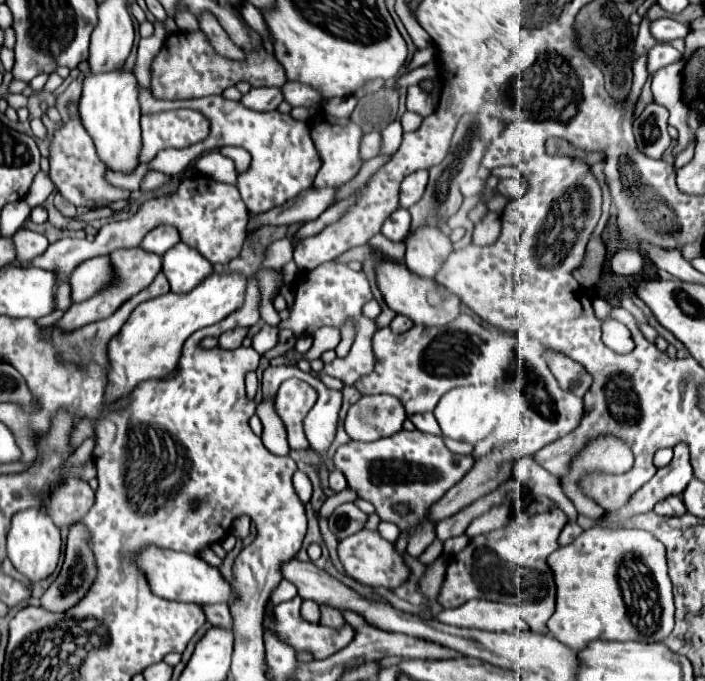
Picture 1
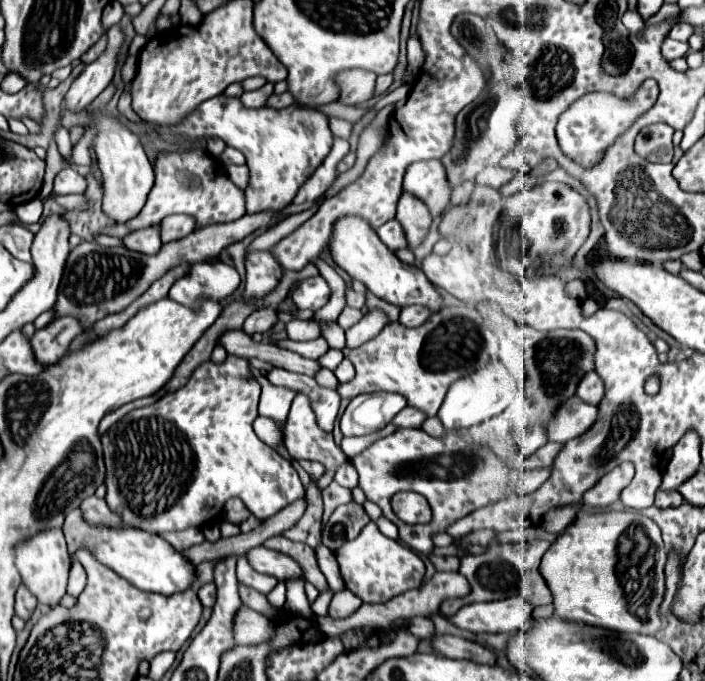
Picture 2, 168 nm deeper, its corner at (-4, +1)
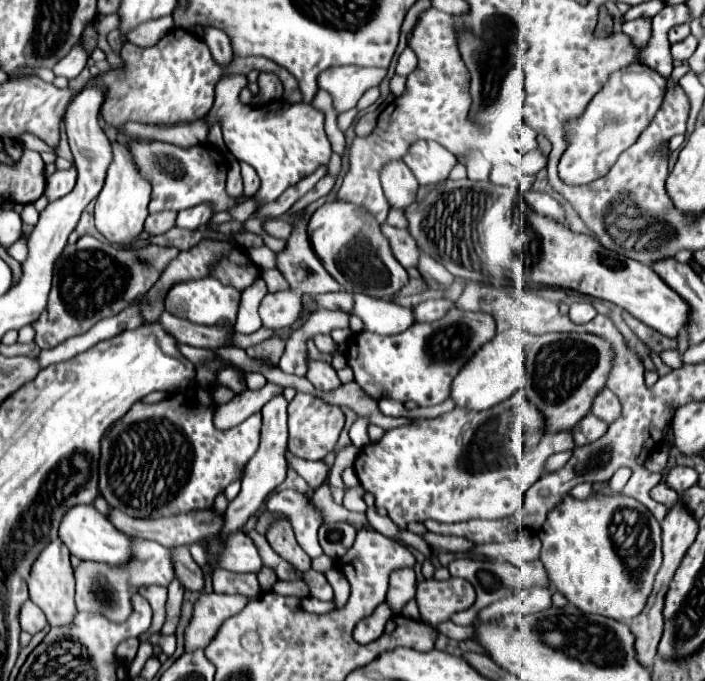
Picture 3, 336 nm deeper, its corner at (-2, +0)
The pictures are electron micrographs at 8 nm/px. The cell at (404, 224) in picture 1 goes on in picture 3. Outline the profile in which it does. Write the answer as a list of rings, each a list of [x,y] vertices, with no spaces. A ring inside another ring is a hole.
[[[383,225],[383,233],[387,235],[389,243],[391,243],[391,249],[397,257],[397,261],[409,269],[409,267],[417,267],[419,263],[419,247],[415,243],[415,239],[405,231],[405,229],[397,229],[397,227],[391,227],[391,225]]]

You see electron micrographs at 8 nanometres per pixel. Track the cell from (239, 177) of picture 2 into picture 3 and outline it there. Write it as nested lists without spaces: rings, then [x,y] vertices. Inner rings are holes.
[[[241,163],[241,175],[243,175],[243,183],[245,183],[245,195],[255,195],[259,191],[259,185],[261,185],[261,179],[259,175],[255,173],[255,169],[247,163]]]

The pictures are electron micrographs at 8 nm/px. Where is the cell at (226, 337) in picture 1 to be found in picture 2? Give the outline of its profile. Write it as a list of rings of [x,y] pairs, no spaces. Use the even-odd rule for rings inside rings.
[[[265,308],[265,310],[255,310],[253,314],[247,316],[245,324],[243,324],[243,332],[247,336],[255,334],[255,332],[267,332],[273,324],[277,322],[277,312],[273,308]]]

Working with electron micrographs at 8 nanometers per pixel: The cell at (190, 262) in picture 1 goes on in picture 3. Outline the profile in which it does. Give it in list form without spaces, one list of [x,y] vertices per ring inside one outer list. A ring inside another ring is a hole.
[[[203,277],[203,279],[185,281],[185,283],[171,287],[165,297],[165,309],[169,313],[183,317],[183,319],[189,319],[197,325],[217,325],[217,327],[231,327],[233,329],[235,319],[237,319],[237,311],[239,311],[239,301],[241,301],[241,293],[237,289],[221,285],[213,277]]]

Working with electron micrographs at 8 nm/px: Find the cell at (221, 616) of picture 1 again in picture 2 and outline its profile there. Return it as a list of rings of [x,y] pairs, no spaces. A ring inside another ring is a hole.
[[[205,584],[205,586],[201,586],[201,588],[199,588],[199,592],[197,592],[197,594],[199,594],[199,600],[201,600],[201,604],[203,604],[203,606],[213,608],[215,598],[217,598],[217,596],[215,596],[215,590],[217,590],[217,588],[215,588],[215,584]]]

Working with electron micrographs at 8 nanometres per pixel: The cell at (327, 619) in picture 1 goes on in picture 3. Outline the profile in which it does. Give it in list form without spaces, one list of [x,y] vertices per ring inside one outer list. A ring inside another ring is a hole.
[[[275,519],[269,527],[269,531],[265,533],[269,545],[273,547],[273,551],[285,559],[287,563],[291,563],[293,567],[297,567],[299,571],[309,571],[311,569],[311,557],[299,547],[295,533],[291,529],[291,525],[287,523],[287,519]]]

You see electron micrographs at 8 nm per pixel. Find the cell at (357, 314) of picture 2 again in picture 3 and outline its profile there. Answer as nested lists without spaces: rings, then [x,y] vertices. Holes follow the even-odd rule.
[[[305,211],[295,217],[287,247],[277,253],[277,269],[285,275],[289,289],[301,295],[309,295],[309,291],[341,291],[341,285],[325,271],[311,247],[305,217]],[[313,283],[325,283],[327,287],[313,287]]]

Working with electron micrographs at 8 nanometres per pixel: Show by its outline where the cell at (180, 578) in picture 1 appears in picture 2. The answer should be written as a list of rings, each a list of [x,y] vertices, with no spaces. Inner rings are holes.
[[[71,510],[65,518],[63,524],[63,534],[69,546],[69,552],[73,554],[79,546],[91,546],[95,550],[95,556],[99,562],[109,566],[113,572],[129,580],[133,586],[147,590],[147,592],[157,592],[157,594],[177,594],[185,592],[193,586],[195,582],[195,564],[187,560],[179,550],[175,550],[171,544],[167,544],[161,536],[135,530],[135,528],[109,528],[109,526],[91,526],[79,518],[79,510]]]

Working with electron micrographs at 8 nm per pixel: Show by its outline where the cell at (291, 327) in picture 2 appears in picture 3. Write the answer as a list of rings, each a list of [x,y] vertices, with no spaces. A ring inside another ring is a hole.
[[[315,335],[315,345],[317,345],[319,351],[331,353],[331,355],[337,353],[337,349],[339,349],[339,345],[329,335]]]

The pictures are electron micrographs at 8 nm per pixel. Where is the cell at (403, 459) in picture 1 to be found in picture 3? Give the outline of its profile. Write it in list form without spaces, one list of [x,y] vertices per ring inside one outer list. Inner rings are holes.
[[[523,393],[523,409],[527,423],[523,427],[525,449],[521,455],[507,449],[507,433],[513,423],[513,401],[507,399],[485,411],[471,411],[455,407],[435,419],[413,419],[407,425],[385,431],[383,439],[363,447],[355,459],[355,473],[365,491],[375,495],[375,505],[385,507],[393,523],[407,527],[407,523],[435,519],[441,523],[457,523],[469,519],[503,519],[513,515],[523,501],[525,491],[545,473],[545,461],[559,451],[571,451],[575,447],[571,429],[549,433],[545,431],[545,417],[527,401]]]

